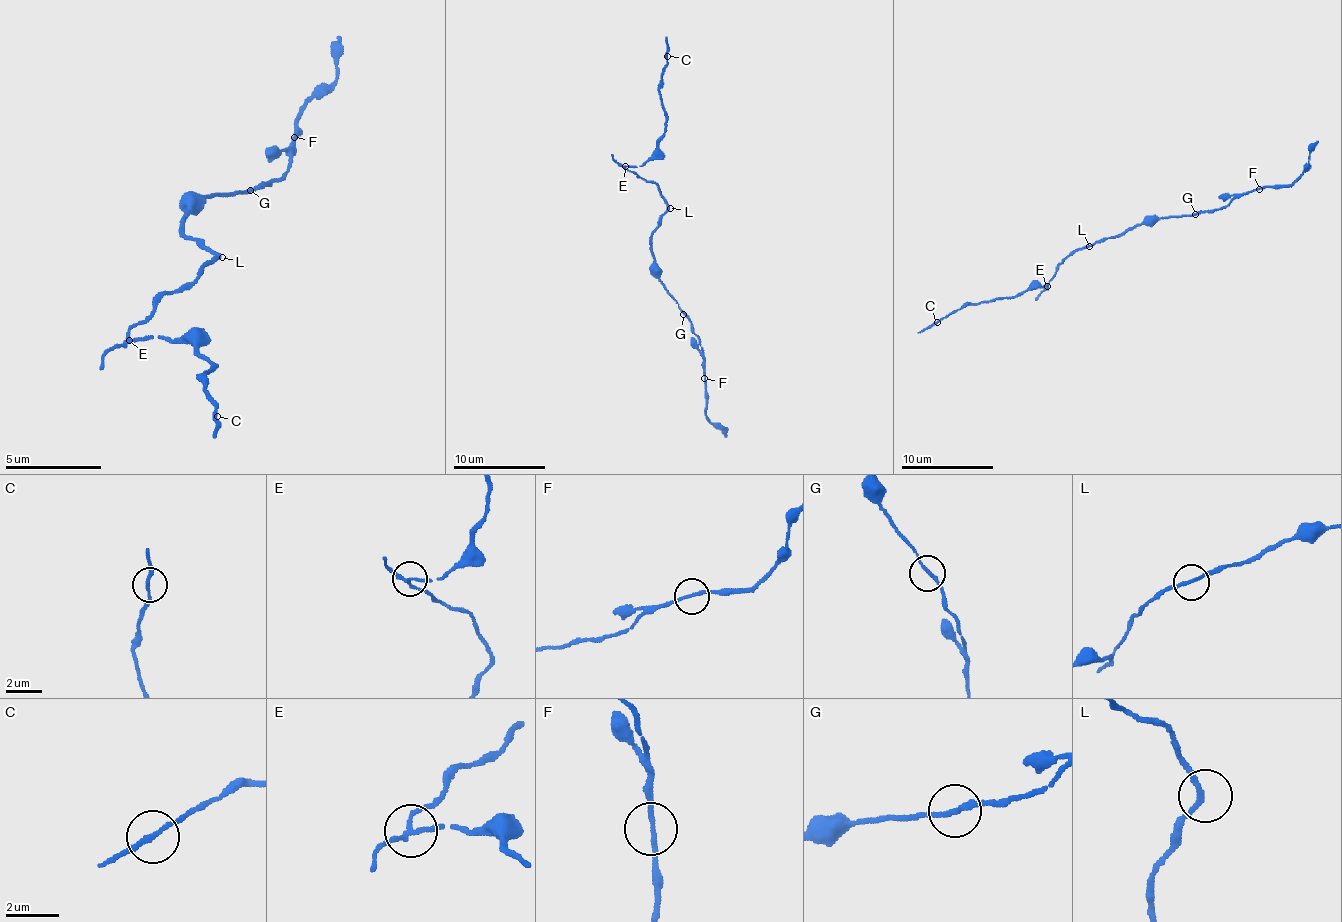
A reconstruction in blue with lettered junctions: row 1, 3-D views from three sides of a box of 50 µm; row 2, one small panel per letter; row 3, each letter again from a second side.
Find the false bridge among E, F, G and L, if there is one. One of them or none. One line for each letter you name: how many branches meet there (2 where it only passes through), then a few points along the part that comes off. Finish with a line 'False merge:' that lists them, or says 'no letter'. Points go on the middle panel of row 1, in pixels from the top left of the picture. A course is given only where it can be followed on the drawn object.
E: 3 branches meet; foreign part runs (626, 166), (640, 166), (665, 132), (660, 83), (667, 62), (665, 37)
False merge: E

